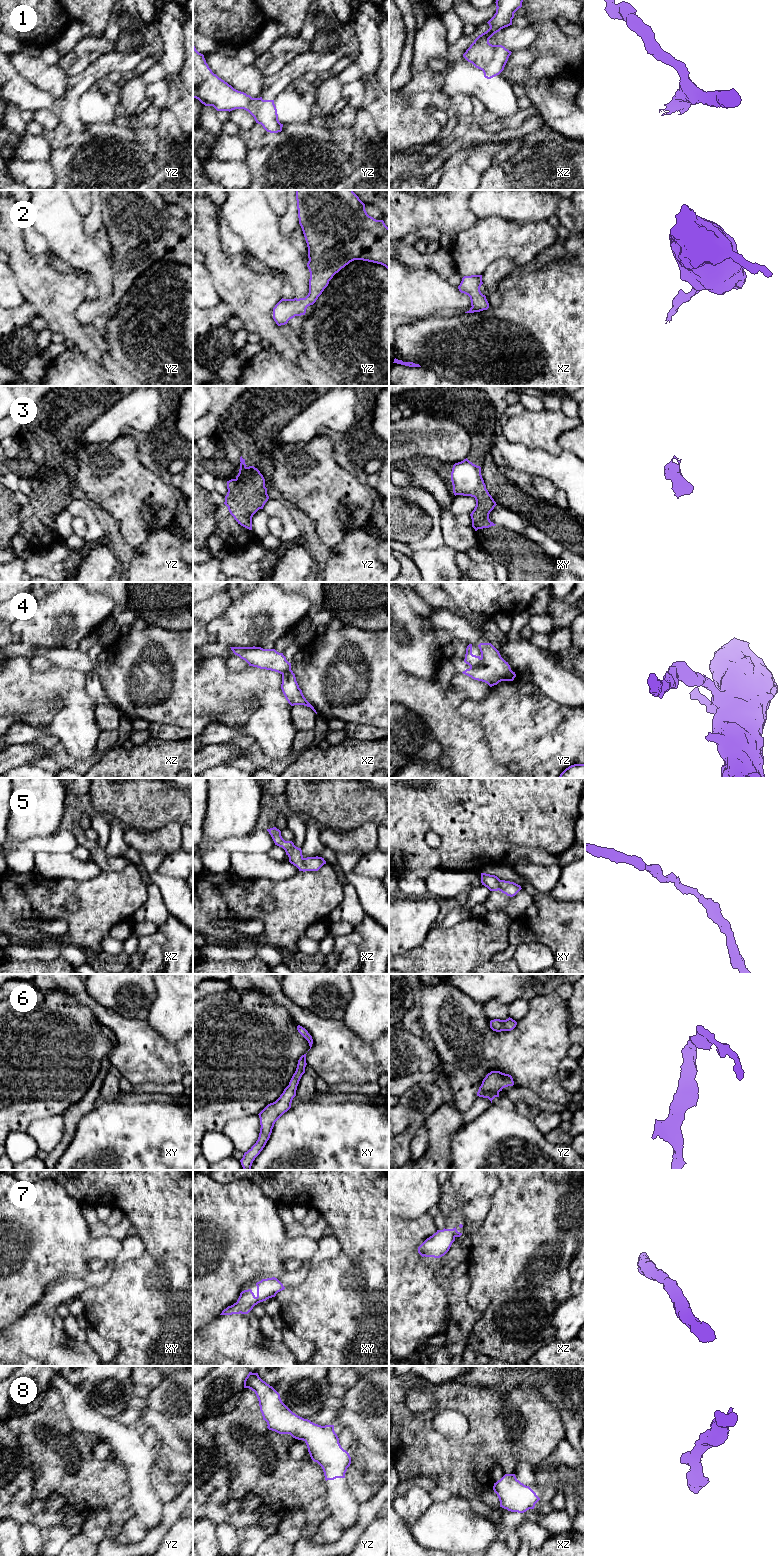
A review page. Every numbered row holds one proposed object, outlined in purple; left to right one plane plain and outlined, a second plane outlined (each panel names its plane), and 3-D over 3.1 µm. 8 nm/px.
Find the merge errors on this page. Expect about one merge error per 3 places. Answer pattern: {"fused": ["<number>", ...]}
{"fused": ["4"]}

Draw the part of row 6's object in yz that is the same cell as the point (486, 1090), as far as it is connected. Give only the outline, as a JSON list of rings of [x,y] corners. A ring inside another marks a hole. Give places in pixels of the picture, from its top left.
[[[491,1071],[483,1079],[477,1096],[488,1098],[492,1103],[495,1097],[499,1097],[499,1092],[502,1091],[503,1088],[513,1085],[514,1081],[511,1075],[500,1071]]]

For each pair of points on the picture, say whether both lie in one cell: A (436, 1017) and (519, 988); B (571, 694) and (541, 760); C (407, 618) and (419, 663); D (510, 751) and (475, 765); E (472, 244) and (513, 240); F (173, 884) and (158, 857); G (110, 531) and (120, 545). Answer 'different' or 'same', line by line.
A: different
B: different
C: same
D: different
E: same
F: same
G: same

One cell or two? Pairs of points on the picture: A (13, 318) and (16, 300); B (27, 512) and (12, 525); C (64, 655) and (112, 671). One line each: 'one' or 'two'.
A: two
B: two
C: one

